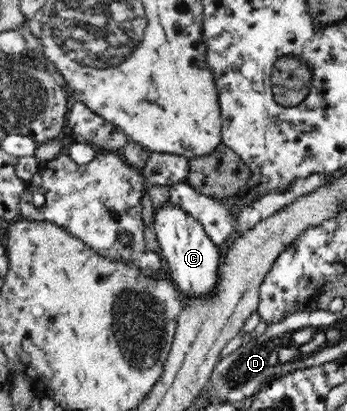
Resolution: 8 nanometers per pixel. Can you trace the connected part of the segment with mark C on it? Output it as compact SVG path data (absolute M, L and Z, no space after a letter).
M169 202L154 213L153 226L161 256L168 262L168 278L178 287L185 301L212 294L214 286L218 284L218 269L222 262L223 247L212 242L202 223L186 214L180 206L174 206Z

